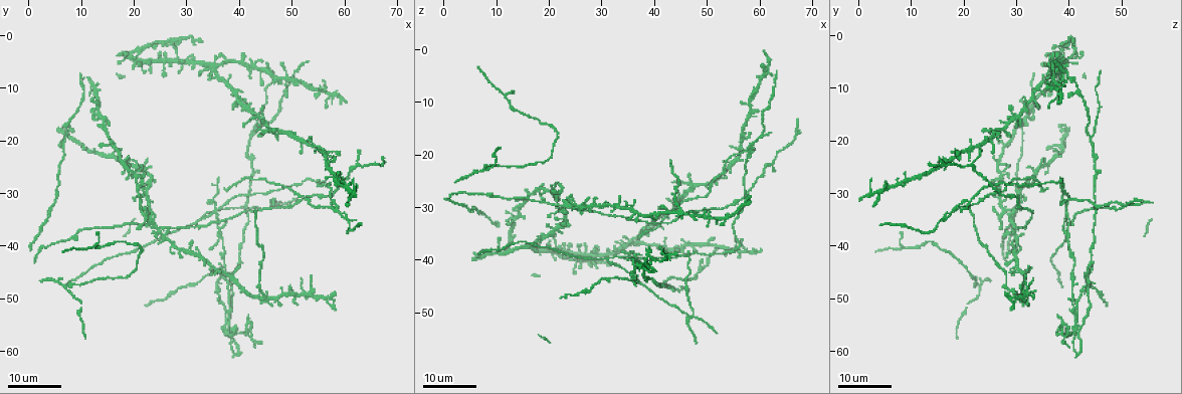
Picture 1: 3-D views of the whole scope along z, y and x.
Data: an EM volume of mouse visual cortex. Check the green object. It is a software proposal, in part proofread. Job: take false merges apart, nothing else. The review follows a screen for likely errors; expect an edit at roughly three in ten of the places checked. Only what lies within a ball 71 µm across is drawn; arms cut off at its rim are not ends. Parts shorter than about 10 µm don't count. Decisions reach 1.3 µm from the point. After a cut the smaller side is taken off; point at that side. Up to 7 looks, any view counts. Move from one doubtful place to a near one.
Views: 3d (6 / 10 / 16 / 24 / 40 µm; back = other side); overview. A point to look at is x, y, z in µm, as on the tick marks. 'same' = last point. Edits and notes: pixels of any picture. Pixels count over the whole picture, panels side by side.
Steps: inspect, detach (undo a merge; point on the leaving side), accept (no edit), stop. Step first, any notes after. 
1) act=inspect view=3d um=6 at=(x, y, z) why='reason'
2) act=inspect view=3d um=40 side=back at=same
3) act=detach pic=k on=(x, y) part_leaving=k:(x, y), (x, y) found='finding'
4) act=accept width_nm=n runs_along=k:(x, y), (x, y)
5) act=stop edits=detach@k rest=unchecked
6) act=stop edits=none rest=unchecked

act=inspect view=3d um=16 at=(63.0, 25.0, 21.5) why='sudden change in width'

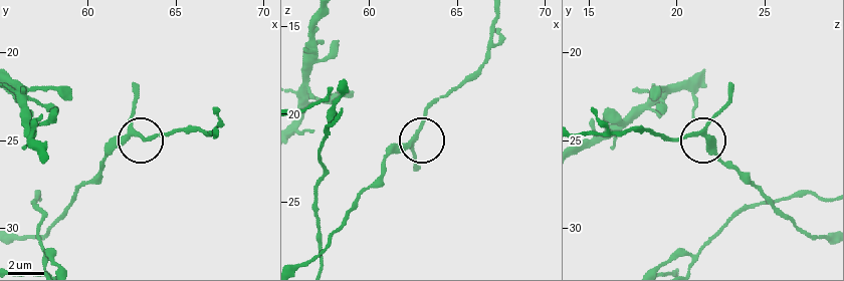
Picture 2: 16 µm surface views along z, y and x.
act=inspect view=3d um=10 at=(62.6, 24.6, 21.3)

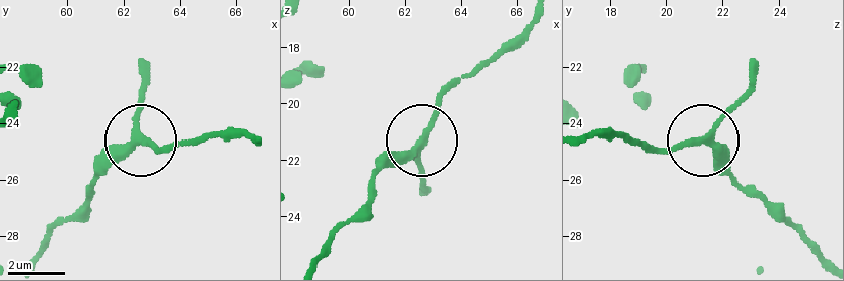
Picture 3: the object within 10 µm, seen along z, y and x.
act=accept arms=3 runs_along=3:(827, 259), (777, 219), (705, 142), (643, 147) found='continuous, no second neuron'

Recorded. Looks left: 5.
act=inspect view=3d um=16 at=(35.5, 34.5, 39.5) why='four arms meet'

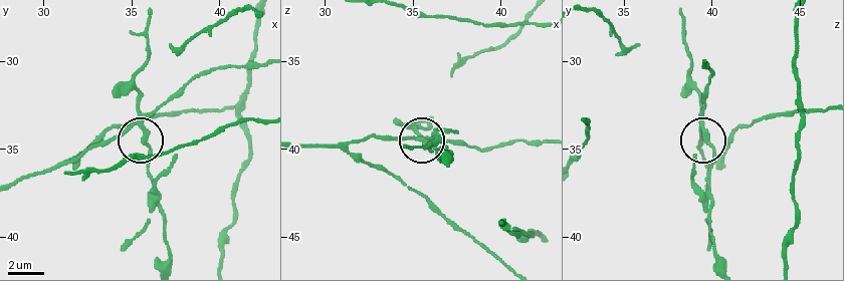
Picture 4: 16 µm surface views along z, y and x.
act=inspect view=3d um=6 at=(35.7, 34.1, 39.6)

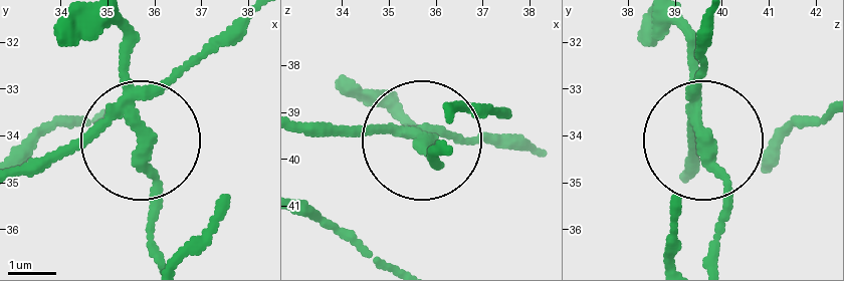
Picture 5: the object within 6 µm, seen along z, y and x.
act=inspect view=3d um=6 side=back at=(35.75, 34.10, 39.70) why='from behind'

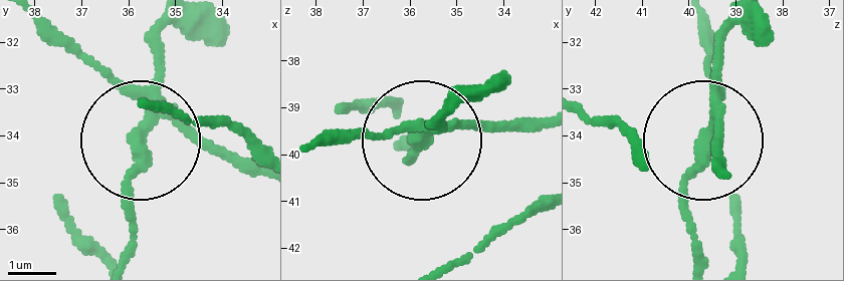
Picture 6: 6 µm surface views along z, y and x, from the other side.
act=detach pic=6 on=(139, 165) arms=4 found='two neurons meet here'

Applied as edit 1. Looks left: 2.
act=inspect view=overview why='see it whole again'

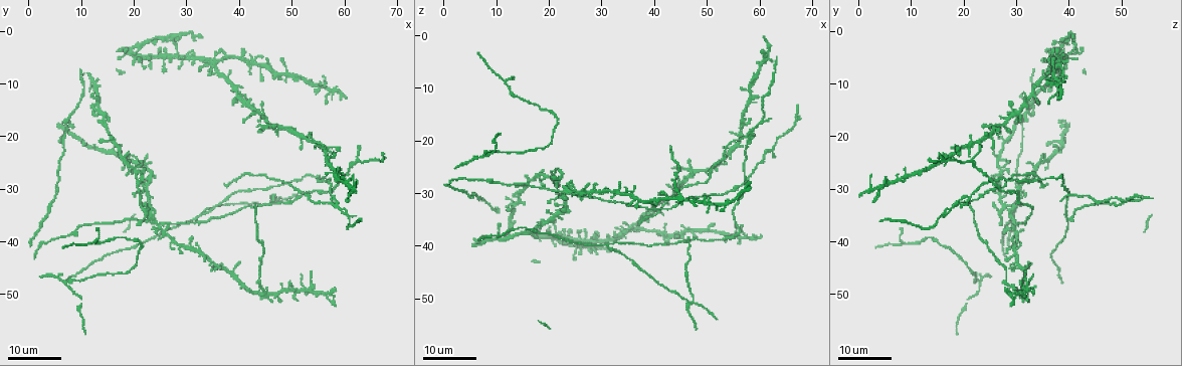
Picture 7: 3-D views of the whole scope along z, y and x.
act=inspect view=3d um=6 at=(56.7, 22.2, 19.5) why='looks like a crossing'

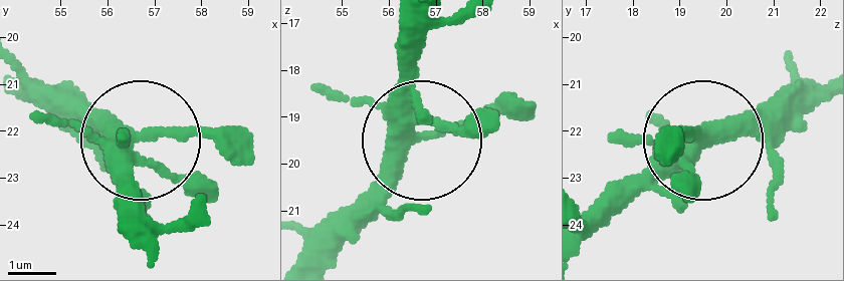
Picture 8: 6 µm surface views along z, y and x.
act=accept width_nm=330 runs_along=8:(587, 239), (659, 172), (787, 119) found='one neuron here'

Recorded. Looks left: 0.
act=stop edits=detach@6 rest=unchecked

